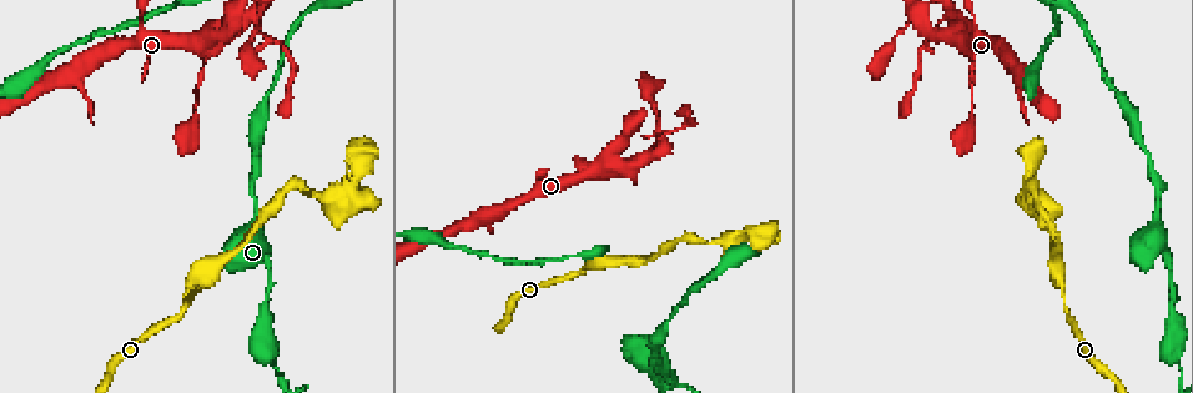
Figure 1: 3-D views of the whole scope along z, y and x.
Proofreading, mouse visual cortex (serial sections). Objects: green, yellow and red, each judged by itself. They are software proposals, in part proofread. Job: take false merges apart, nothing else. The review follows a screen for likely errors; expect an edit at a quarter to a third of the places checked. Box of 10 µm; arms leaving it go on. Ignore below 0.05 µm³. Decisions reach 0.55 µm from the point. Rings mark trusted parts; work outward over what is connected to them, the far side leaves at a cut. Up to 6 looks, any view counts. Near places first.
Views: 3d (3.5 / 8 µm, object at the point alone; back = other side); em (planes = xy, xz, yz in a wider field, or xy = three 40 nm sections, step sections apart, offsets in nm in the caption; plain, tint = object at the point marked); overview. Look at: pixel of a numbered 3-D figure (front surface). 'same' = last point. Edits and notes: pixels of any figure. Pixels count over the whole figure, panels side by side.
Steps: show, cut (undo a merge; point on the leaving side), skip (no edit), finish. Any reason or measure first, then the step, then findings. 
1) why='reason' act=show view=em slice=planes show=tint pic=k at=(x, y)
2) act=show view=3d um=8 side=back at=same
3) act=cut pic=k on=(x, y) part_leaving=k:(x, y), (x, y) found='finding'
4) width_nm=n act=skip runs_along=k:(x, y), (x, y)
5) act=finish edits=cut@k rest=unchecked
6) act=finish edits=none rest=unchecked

why='small branch off a trunk' act=show view=3d um=3.5 side=back pic=1 at=(654, 145)

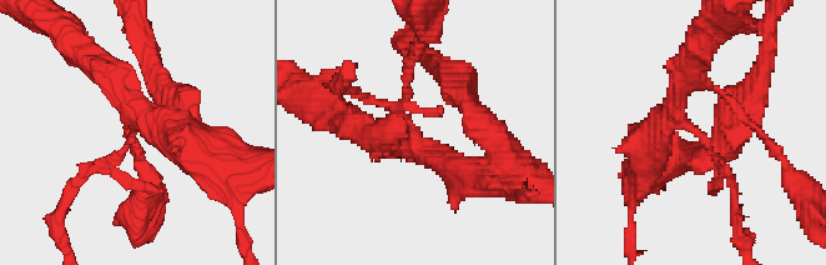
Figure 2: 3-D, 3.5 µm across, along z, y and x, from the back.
arms=3 arm_widths_nm=150,300,450 why='shape alone is not enough' act=show view=em slice=xy step=1 show=tint pic=2 at=(418, 131)

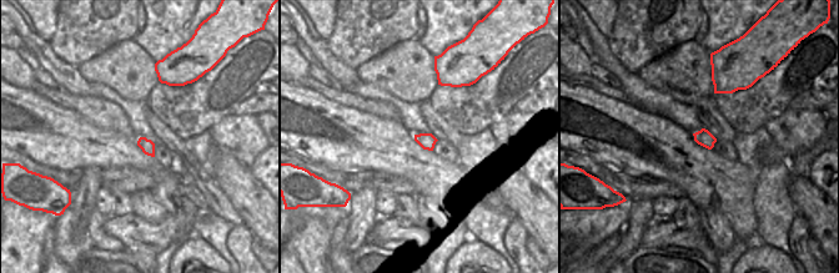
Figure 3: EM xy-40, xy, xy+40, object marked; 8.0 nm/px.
act=skip runs_along=2:(466, 176), (419, 151), (401, 113), (358, 94) found='continuous, no second cell'

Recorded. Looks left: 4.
why='two arms at a narrow angle' act=show view=3d um=3.5 pic=1 at=(331, 197)

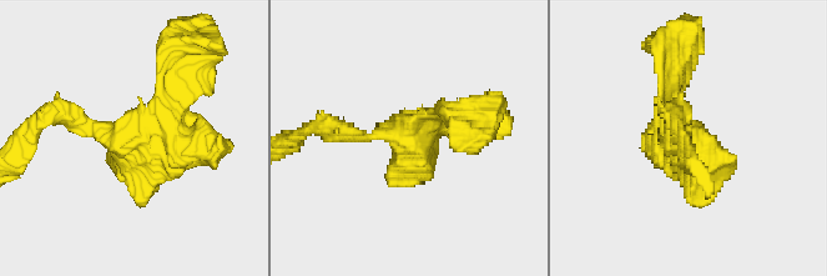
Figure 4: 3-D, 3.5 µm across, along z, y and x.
act=skip runs_along=4:(49, 114), (141, 136), (183, 99) found='continuous, no second cell'

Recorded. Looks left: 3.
act=show view=3d um=3.5 pic=1 at=(255, 216)

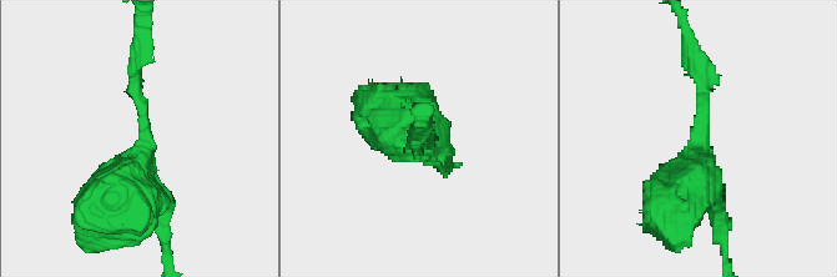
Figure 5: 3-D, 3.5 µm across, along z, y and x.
arm_widths_nm=200,250,700 act=skip runs_along=5:(670, 206), (695, 176), (695, 61) found='one cell here'

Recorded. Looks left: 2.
act=finish edits=none rest=unchecked

